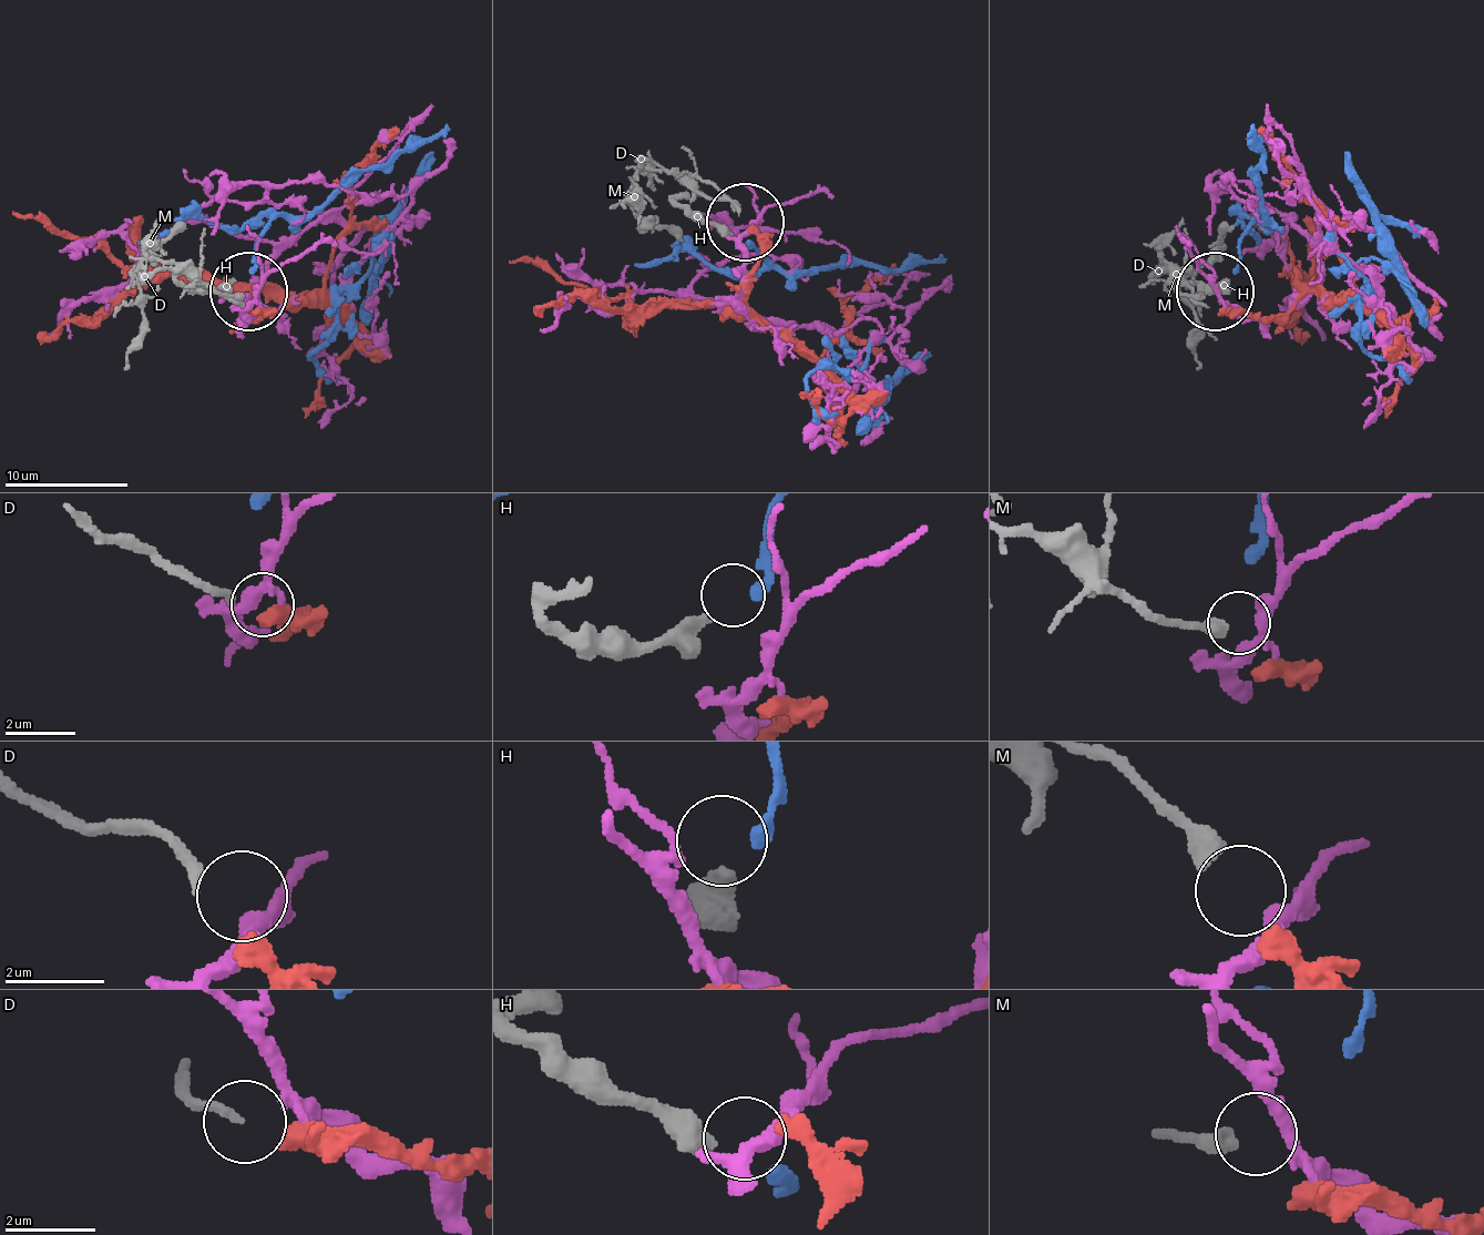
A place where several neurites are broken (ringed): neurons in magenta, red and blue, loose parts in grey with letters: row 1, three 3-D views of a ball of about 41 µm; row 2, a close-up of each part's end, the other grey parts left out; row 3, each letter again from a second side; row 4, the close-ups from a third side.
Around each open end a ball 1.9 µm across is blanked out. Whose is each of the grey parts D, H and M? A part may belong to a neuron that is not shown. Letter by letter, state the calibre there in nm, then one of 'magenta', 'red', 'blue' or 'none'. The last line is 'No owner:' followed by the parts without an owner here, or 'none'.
D: calibre 240 nm; red
H: calibre 440 nm; blue
M: calibre 440 nm; magenta
No owner: none

